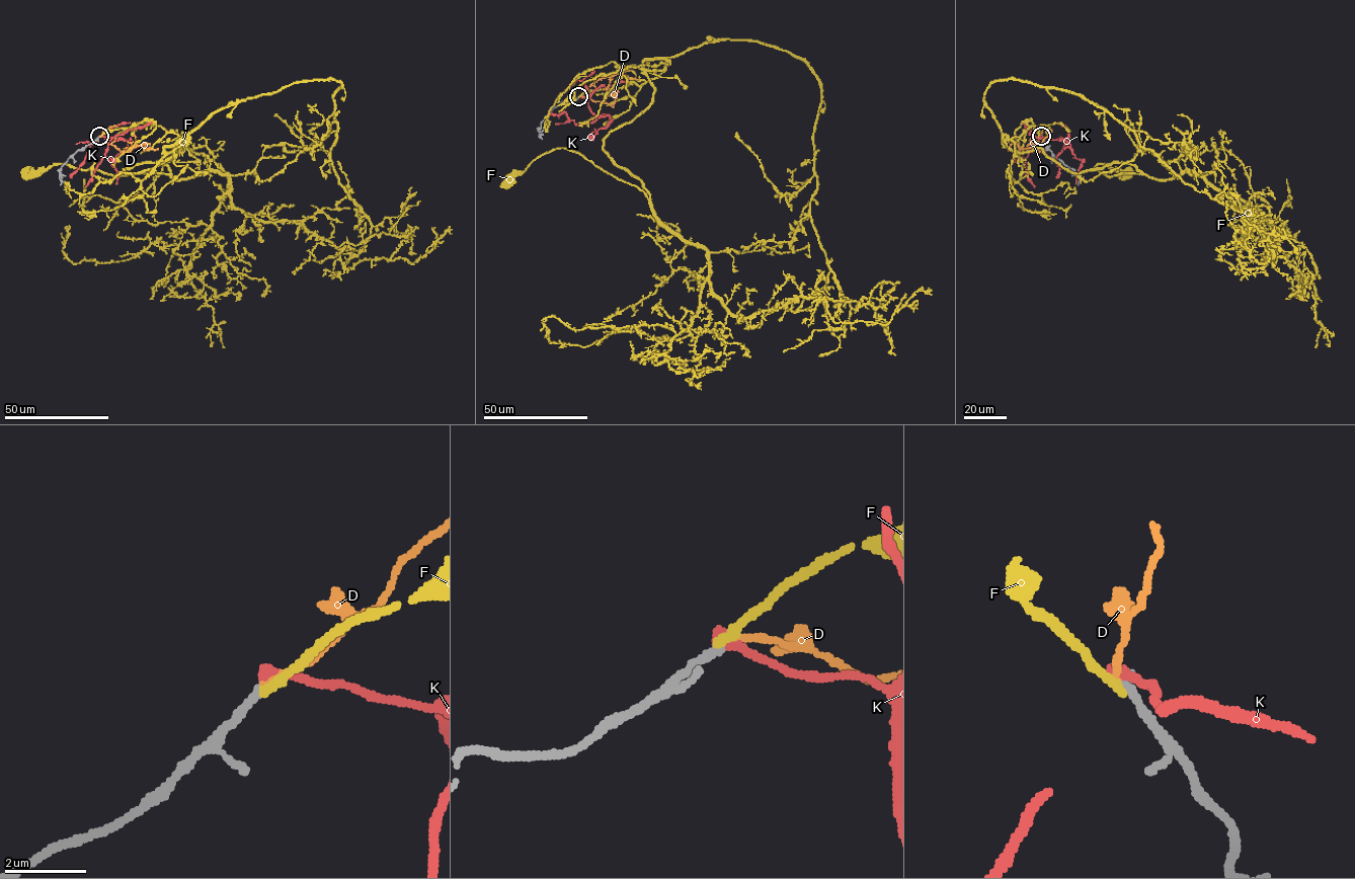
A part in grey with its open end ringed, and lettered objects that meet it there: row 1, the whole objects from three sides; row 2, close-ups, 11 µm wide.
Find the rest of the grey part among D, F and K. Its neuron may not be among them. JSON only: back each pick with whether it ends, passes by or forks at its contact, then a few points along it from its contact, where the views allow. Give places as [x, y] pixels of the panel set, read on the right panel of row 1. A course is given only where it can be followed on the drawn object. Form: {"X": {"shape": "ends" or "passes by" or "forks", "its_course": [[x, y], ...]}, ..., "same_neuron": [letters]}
{"F": {"shape": "ends", "its_course": [[1041, 137], [1025, 121], [1003, 144], [1040, 148], [1070, 172], [1123, 163], [1142, 173], [1092, 169], [1127, 173]]}, "same_neuron": ["F"]}

